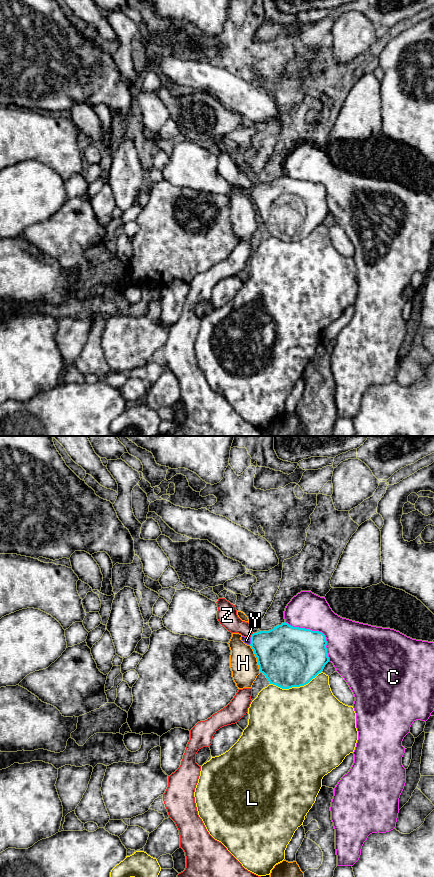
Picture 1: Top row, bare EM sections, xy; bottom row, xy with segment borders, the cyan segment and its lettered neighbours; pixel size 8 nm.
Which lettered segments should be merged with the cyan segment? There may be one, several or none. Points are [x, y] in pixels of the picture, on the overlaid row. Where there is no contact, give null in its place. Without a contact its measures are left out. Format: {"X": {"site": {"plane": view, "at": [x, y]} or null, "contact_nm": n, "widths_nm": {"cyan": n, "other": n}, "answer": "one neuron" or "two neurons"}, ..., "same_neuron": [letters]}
{"C": {"site": {"plane": "xy", "at": [317, 631]}, "contact_nm": 480, "widths_nm": {"cyan": 440, "other": 320}, "answer": "two neurons"}, "H": {"site": {"plane": "xy", "at": [258, 664]}, "contact_nm": 120, "widths_nm": {"cyan": 480, "other": 220}, "answer": "two neurons"}, "L": {"site": {"plane": "xy", "at": [295, 686]}, "contact_nm": 420, "widths_nm": {"cyan": 480, "other": 500}, "answer": "two neurons"}, "Y": {"site": {"plane": "xy", "at": [251, 641]}, "contact_nm": 70, "widths_nm": {"cyan": 400, "other": 50}, "answer": "one neuron"}, "Z": {"site": {"plane": "xy", "at": [251, 635]}, "contact_nm": 40, "widths_nm": {"cyan": 360, "other": 160}, "answer": "two neurons"}, "same_neuron": ["Y"]}

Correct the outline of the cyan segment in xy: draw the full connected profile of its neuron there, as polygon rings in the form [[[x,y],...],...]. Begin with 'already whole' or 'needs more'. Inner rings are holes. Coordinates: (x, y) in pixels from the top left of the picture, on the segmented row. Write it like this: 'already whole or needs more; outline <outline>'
needs more; outline [[[284,622],[269,631],[241,637],[257,657],[260,672],[282,689],[308,684],[329,662],[322,632]]]

